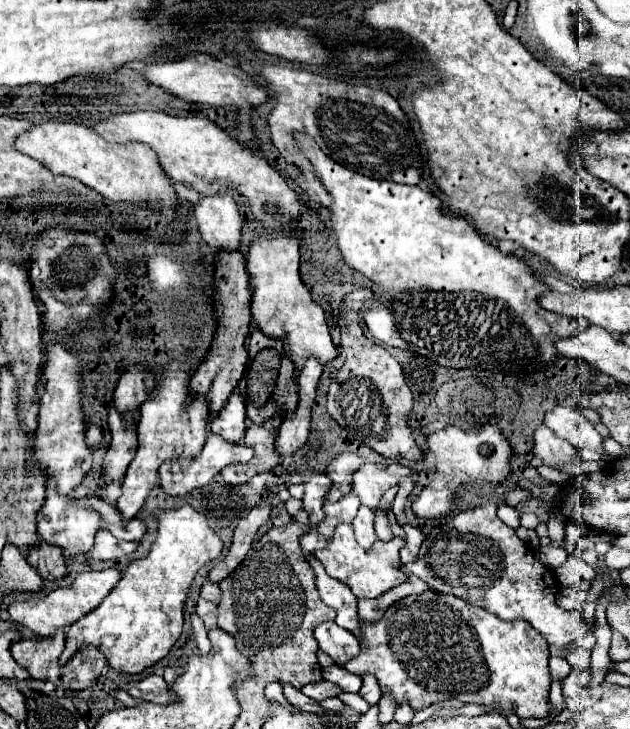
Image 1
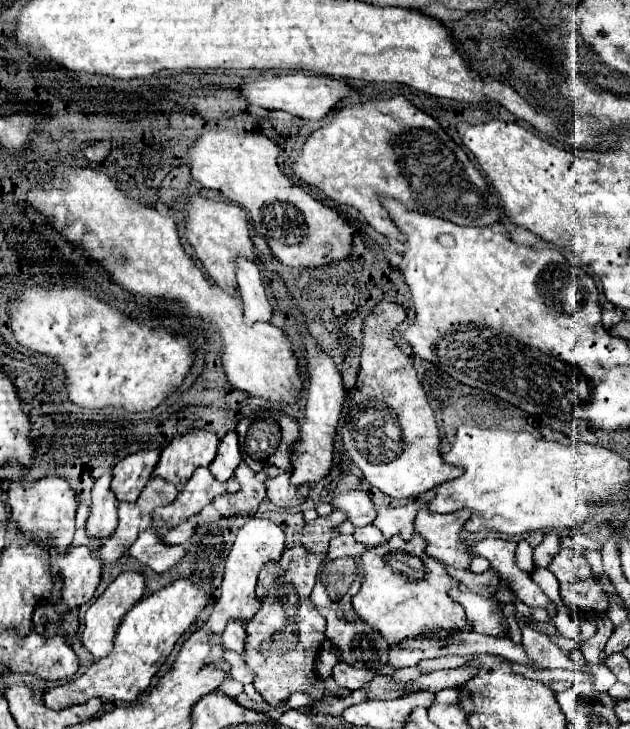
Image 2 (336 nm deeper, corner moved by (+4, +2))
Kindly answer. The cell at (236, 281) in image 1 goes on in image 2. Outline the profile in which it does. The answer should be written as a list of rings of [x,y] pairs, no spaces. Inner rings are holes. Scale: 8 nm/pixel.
[[[192,430],[190,434],[174,438],[174,442],[160,454],[154,476],[160,476],[182,488],[192,472],[200,466],[210,466],[218,450],[218,436],[206,430]]]

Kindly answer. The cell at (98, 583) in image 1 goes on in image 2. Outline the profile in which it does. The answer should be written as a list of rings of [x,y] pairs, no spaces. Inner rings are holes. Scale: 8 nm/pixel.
[[[122,572],[106,588],[106,592],[90,604],[90,608],[86,612],[86,628],[84,628],[84,634],[82,634],[82,642],[96,658],[108,656],[108,652],[112,650],[112,640],[116,636],[116,628],[120,626],[124,612],[128,612],[128,608],[132,608],[132,604],[136,604],[136,600],[140,600],[140,596],[144,596],[144,594],[146,594],[144,576],[140,572]]]

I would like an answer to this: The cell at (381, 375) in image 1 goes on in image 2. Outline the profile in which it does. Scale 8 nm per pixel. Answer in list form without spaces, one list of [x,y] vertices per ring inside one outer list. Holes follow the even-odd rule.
[[[380,302],[366,318],[362,368],[352,392],[350,412],[340,428],[348,456],[372,486],[392,498],[412,498],[464,472],[442,460],[434,410],[410,358],[394,342],[394,330],[404,320],[406,310],[392,302]]]

